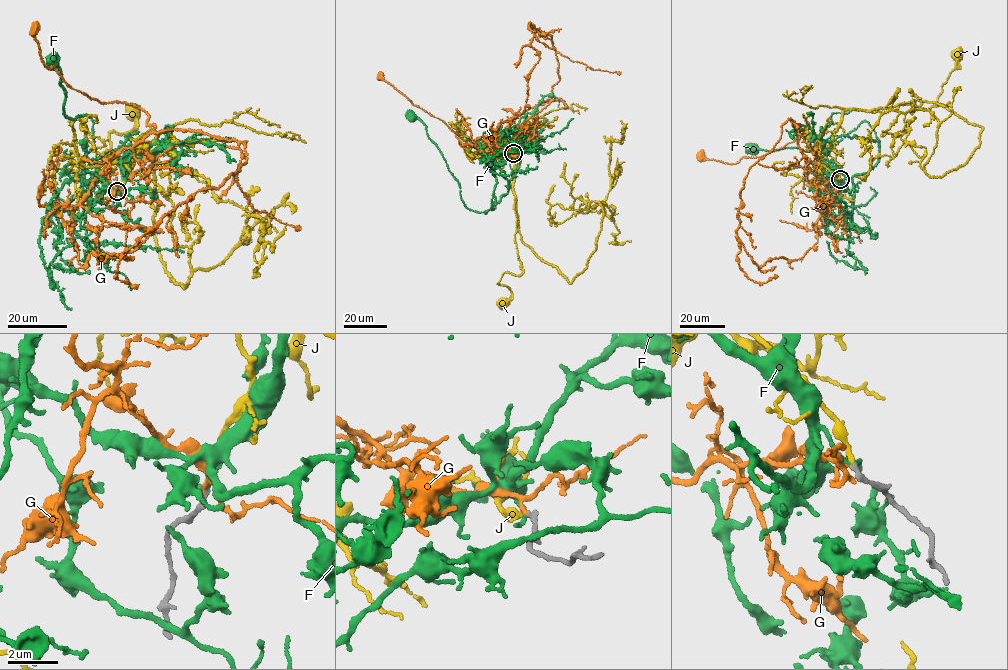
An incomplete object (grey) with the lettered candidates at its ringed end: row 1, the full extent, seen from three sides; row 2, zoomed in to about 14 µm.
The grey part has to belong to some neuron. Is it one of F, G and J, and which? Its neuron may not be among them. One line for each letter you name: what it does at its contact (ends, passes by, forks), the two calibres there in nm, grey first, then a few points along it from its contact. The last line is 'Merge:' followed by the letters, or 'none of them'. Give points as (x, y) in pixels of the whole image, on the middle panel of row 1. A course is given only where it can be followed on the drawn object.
J: it ends; calibres 240 and 190 nm
Merge: J

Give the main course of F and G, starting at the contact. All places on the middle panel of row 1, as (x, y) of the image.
F: (512, 153), (488, 152), (496, 184), (491, 208), (474, 211), (465, 207), (459, 183), (425, 125), (411, 117)
G: (512, 153), (494, 144), (491, 137), (499, 123), (493, 140), (482, 145), (472, 146), (380, 77)

